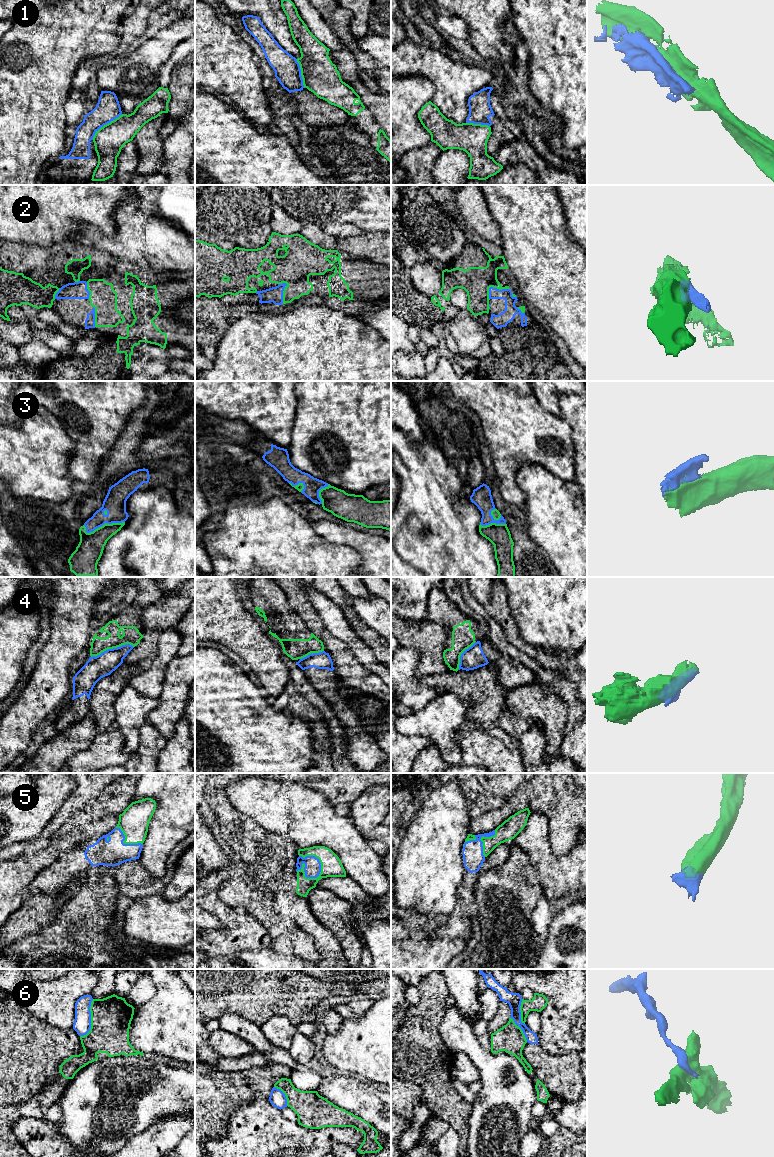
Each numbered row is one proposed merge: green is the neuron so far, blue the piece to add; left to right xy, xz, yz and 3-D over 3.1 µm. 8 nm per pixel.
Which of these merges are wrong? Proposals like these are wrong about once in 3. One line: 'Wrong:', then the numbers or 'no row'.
Wrong: 1, 2, 3, 4, 6

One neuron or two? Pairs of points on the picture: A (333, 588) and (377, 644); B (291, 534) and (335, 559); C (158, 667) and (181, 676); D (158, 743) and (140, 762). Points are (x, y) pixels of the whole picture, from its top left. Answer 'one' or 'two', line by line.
A: one
B: one
C: two
D: one

